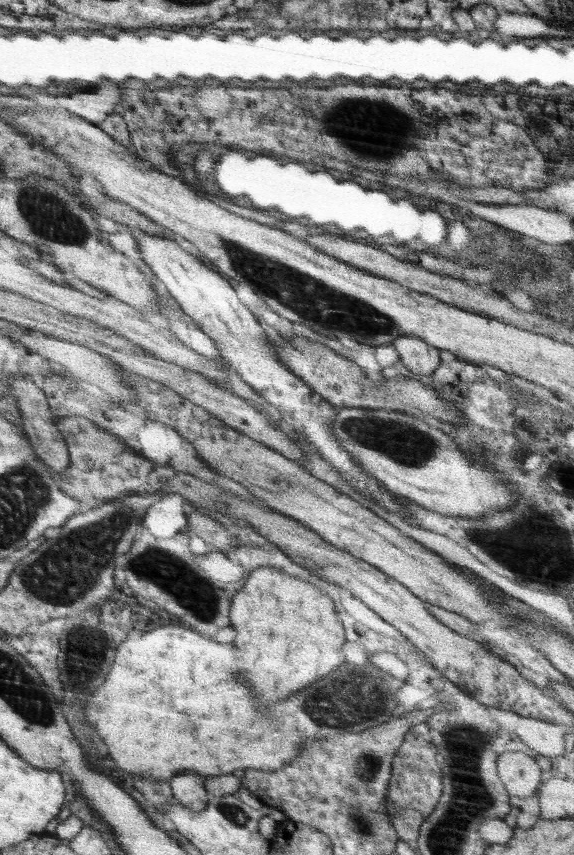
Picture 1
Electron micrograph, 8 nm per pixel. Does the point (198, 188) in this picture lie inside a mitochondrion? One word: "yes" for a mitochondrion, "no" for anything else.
no

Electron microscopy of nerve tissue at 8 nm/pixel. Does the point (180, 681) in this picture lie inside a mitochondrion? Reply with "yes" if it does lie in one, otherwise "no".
no

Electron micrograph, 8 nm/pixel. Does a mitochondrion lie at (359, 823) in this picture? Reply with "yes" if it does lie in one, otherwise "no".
yes

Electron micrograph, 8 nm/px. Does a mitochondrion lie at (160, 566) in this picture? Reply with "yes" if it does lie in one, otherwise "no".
yes

